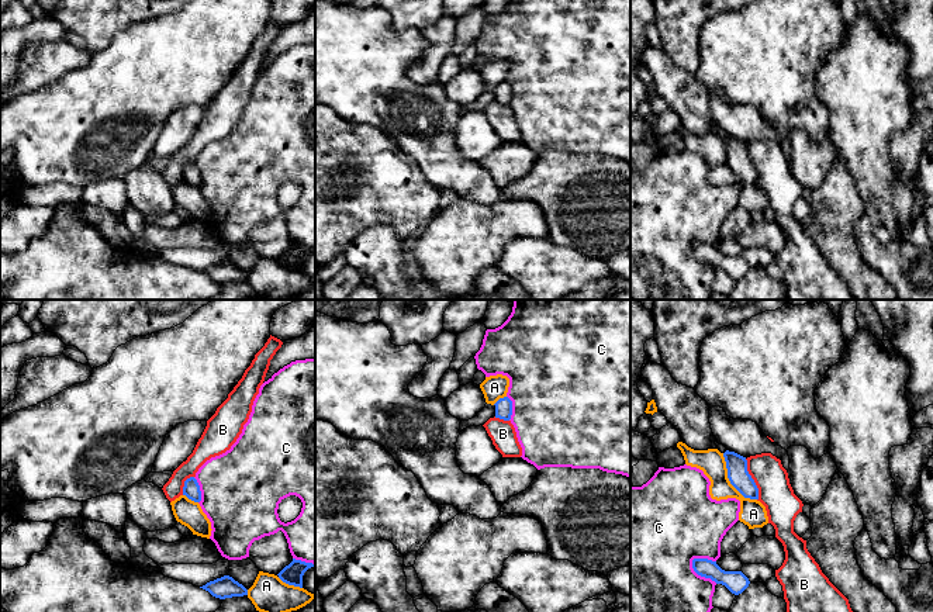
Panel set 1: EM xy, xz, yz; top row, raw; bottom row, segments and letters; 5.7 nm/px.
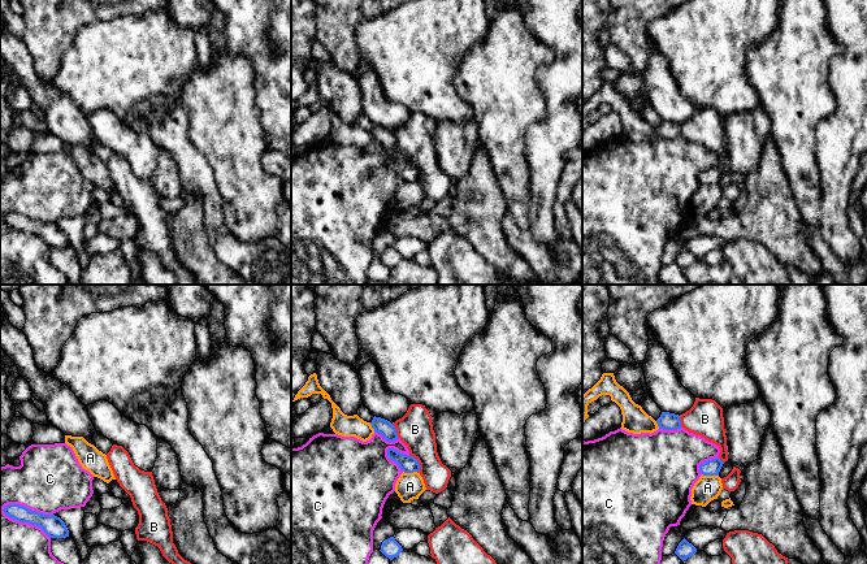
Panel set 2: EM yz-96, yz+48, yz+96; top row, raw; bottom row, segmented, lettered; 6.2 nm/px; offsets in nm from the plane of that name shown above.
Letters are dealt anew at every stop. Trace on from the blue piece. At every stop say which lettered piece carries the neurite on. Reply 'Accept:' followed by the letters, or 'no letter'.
Accept: no letter

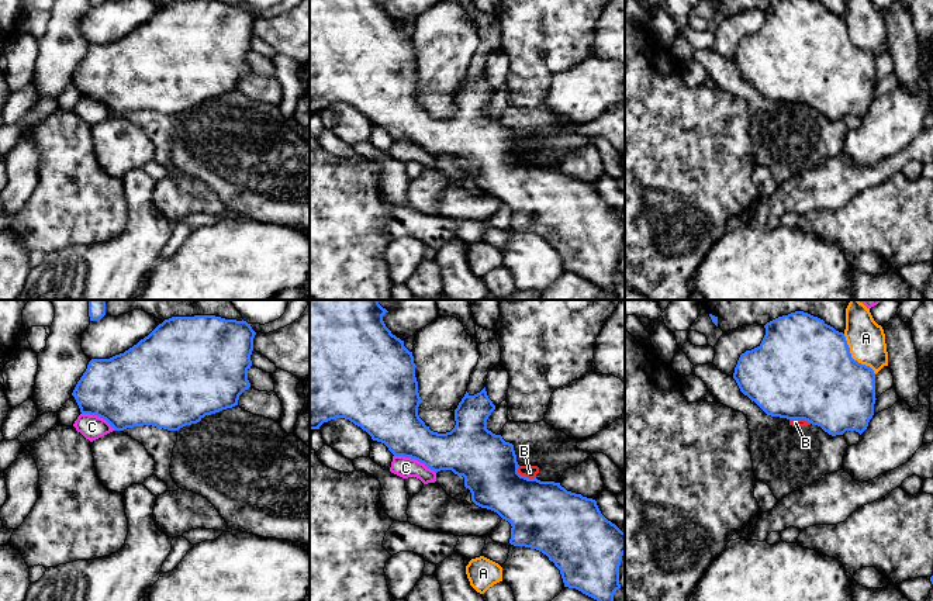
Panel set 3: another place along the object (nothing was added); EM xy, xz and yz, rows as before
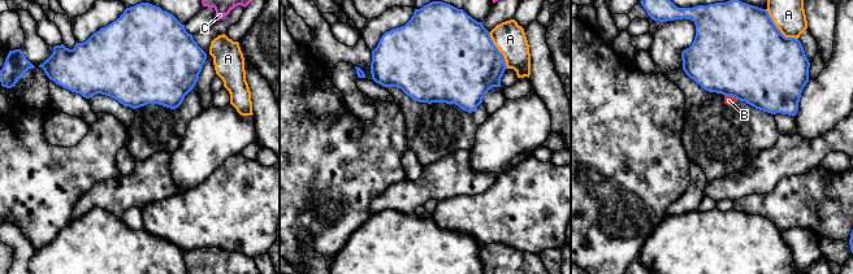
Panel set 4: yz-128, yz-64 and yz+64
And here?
Accept: no letter

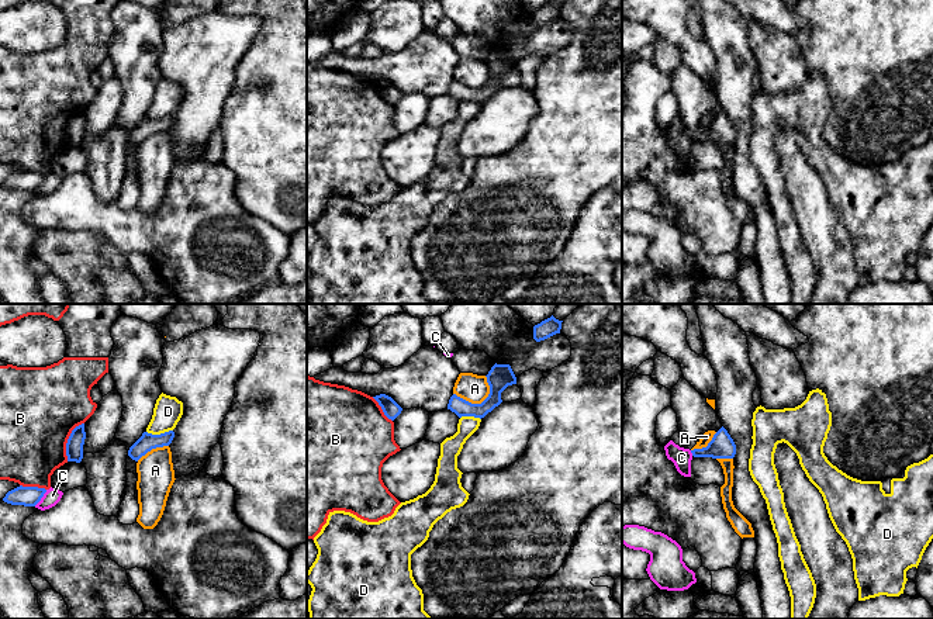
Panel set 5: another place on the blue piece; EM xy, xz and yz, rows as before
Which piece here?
Accept: no letter

